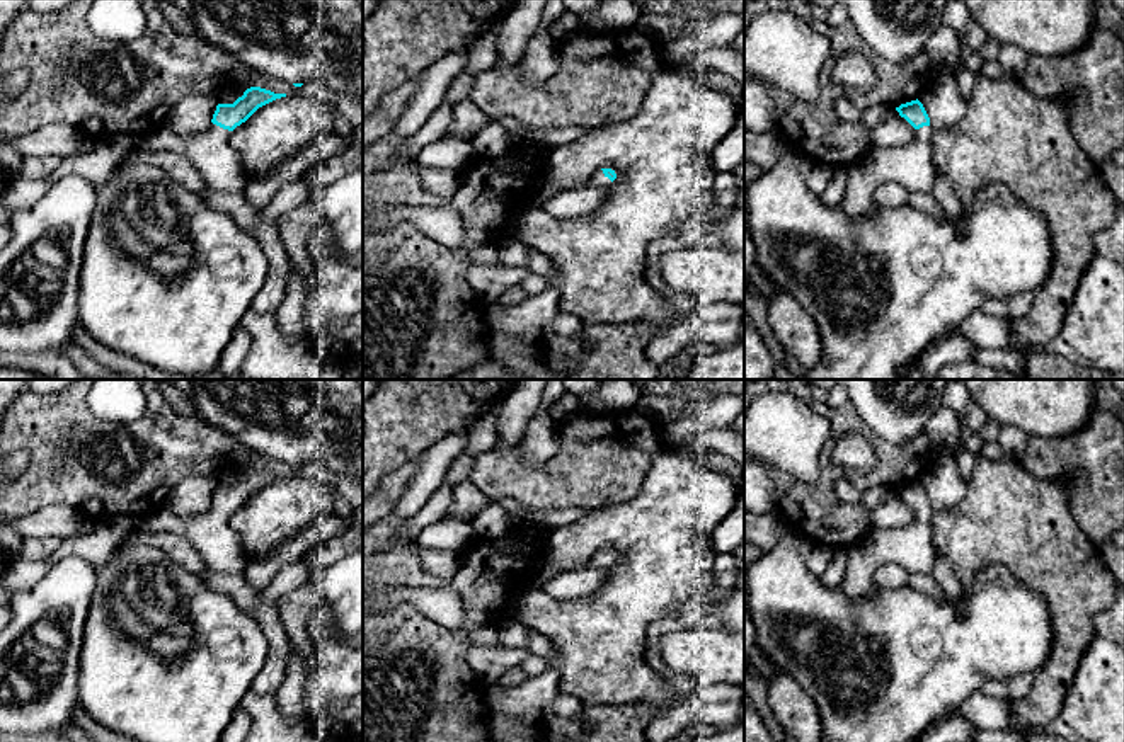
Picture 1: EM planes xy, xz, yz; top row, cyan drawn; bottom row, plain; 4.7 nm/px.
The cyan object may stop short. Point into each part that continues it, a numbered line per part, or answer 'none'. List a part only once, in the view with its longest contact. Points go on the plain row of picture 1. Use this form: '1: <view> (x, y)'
1: xy (210, 533)

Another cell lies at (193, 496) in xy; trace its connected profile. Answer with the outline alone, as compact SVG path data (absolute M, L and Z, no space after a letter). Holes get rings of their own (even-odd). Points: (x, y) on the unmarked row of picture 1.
M191 477L177 483L167 499L167 507L182 517L201 516L211 509L218 482Z

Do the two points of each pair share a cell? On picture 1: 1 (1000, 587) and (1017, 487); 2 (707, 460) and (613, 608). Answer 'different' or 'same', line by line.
1: different
2: different

